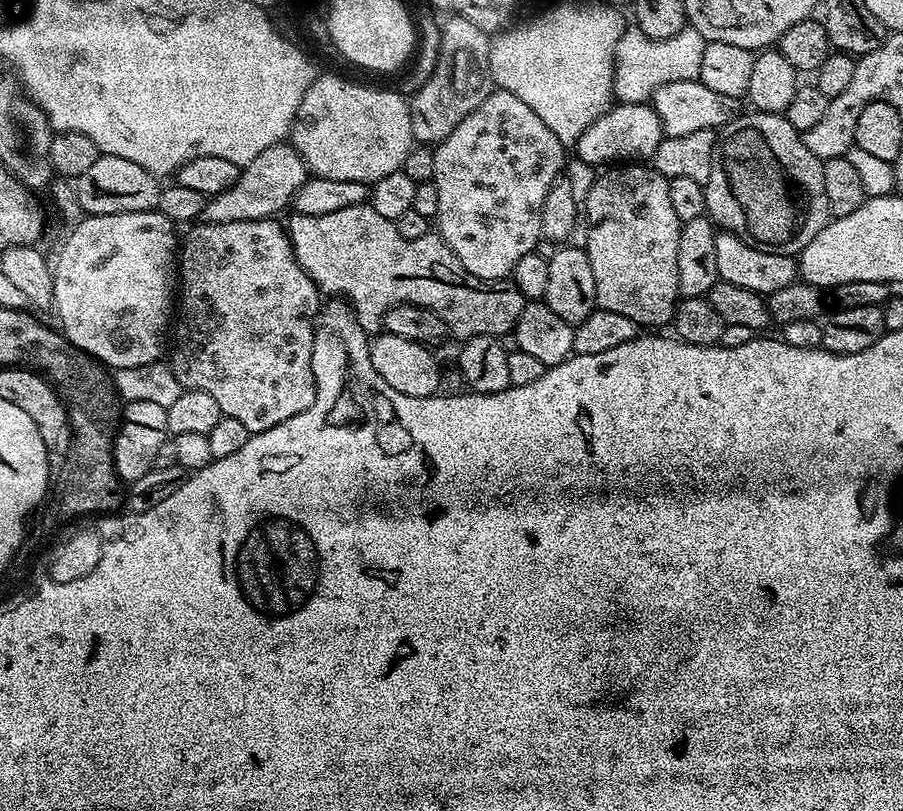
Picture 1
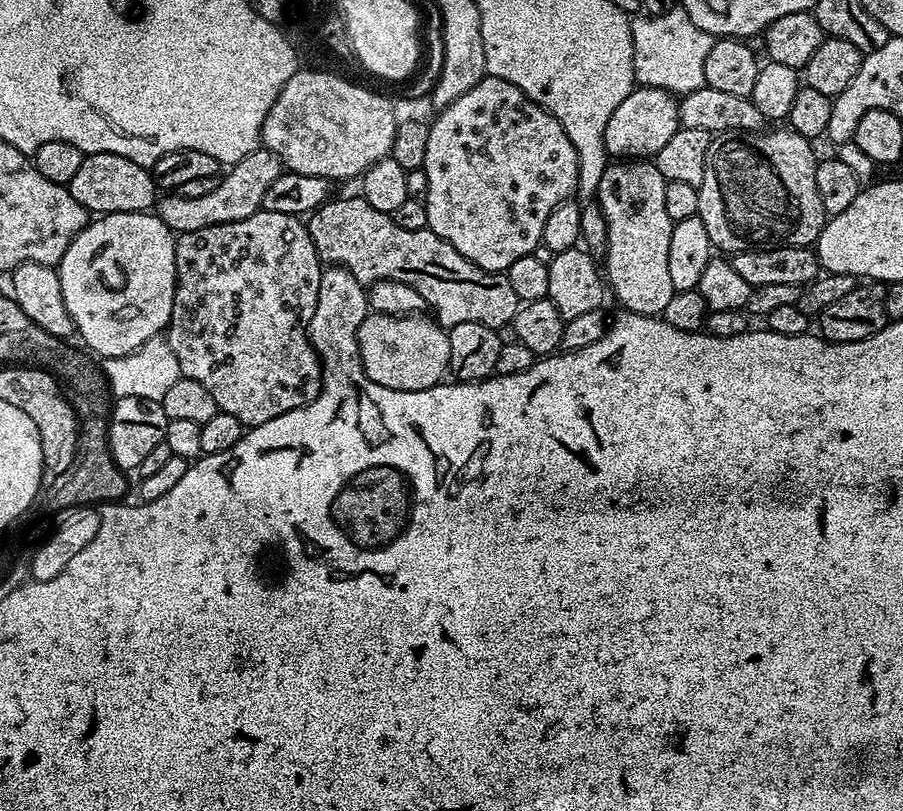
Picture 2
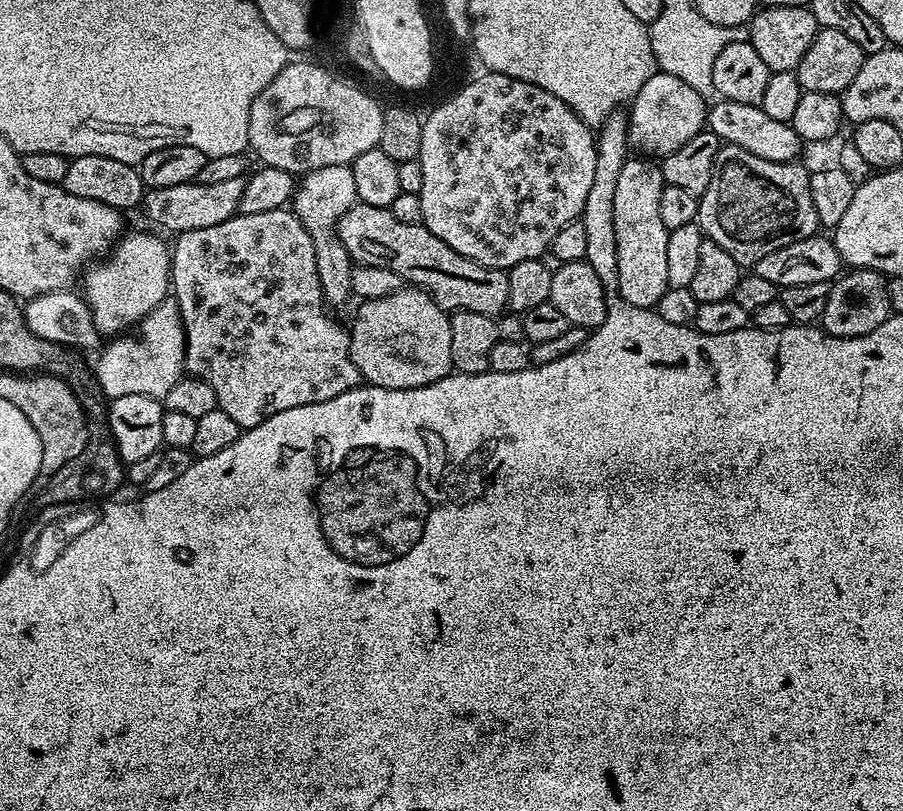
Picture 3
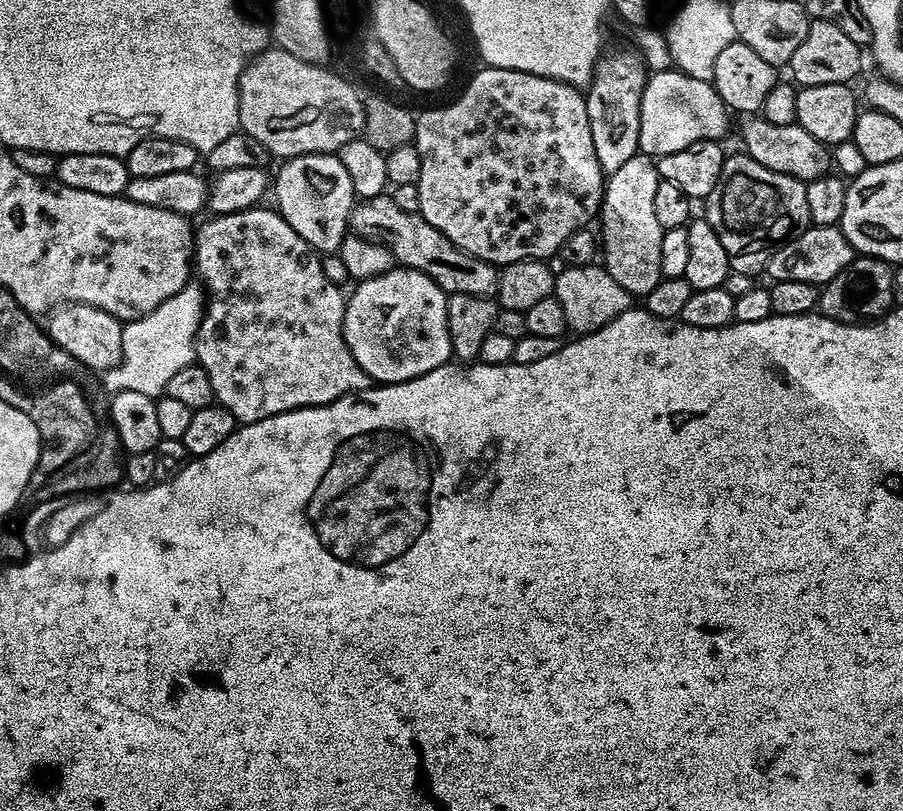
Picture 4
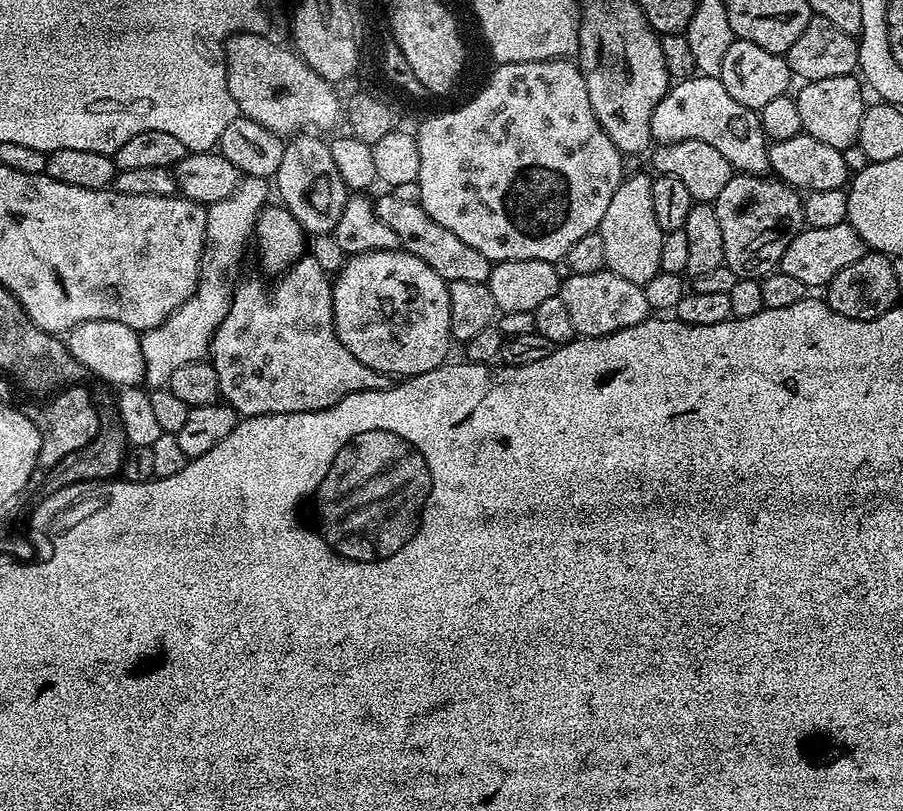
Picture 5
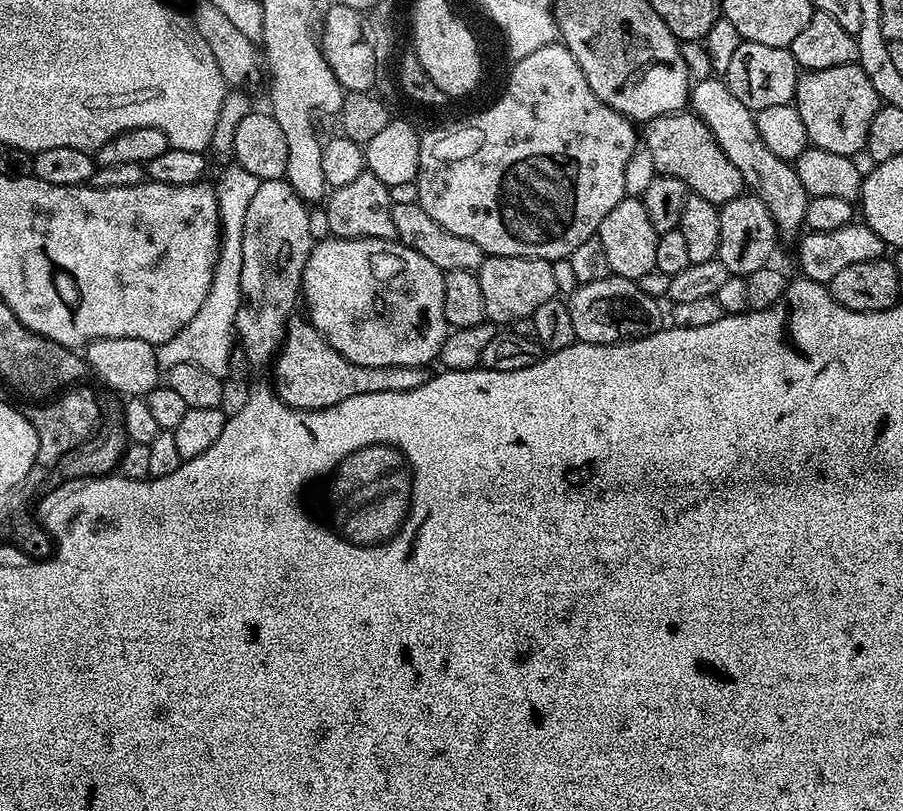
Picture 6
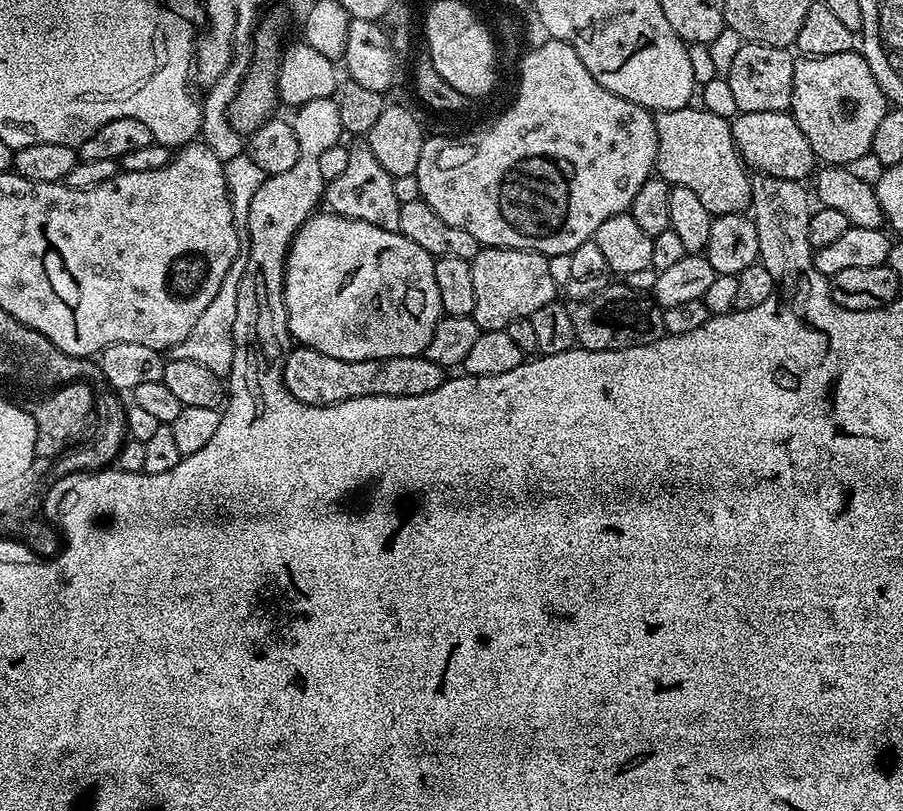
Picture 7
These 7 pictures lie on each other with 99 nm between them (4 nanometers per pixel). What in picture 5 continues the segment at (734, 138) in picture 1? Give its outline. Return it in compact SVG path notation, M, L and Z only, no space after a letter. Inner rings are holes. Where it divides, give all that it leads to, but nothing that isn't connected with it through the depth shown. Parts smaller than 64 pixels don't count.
M733 174L722 194L718 194L714 207L722 229L725 265L742 280L767 276L779 265L782 254L786 254L786 246L806 227L801 193L767 175Z

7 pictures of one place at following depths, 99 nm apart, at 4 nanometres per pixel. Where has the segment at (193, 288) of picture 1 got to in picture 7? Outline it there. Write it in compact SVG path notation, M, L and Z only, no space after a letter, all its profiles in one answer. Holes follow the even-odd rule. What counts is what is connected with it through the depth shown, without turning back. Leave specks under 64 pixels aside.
M296 346L284 357L284 381L290 394L294 394L298 402L313 404L315 408L367 396L430 394L430 390L438 390L445 379L445 368L424 354L385 360L343 360L330 358L313 348Z

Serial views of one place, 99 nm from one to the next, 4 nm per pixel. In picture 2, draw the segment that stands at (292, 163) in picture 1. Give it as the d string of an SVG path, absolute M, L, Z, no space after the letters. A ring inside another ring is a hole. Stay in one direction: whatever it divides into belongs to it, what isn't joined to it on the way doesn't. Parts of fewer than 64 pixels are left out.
M259 146L236 164L231 165L220 176L218 186L210 194L199 198L186 198L179 194L164 194L159 197L155 205L155 215L171 232L193 232L206 230L206 226L218 226L226 222L242 222L242 218L250 218L250 214L261 211L266 190L274 186L274 178L278 178L282 171L279 158L269 148Z

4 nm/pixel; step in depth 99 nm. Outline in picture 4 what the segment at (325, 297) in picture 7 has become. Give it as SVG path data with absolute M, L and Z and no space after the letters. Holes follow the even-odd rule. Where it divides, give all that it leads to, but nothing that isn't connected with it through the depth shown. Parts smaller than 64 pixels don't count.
M393 266L386 274L361 280L355 287L344 305L346 346L350 346L350 354L358 366L362 366L362 370L366 370L366 374L377 385L401 384L413 380L422 374L430 374L430 370L453 359L446 314L448 296L426 274L413 268Z

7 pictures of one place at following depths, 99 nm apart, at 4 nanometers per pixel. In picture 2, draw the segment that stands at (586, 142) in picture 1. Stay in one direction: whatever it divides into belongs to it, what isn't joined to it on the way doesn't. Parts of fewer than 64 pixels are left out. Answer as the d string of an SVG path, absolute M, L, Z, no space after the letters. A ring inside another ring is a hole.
M638 86L607 122L604 147L616 158L652 158L670 142L679 127L679 101L675 95L662 88Z

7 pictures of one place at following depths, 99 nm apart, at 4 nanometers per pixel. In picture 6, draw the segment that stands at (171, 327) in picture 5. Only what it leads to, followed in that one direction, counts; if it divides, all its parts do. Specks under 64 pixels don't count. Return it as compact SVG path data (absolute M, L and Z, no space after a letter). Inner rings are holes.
M224 212L224 219L220 221L220 253L206 302L202 302L202 310L198 310L198 314L194 314L194 318L174 334L174 338L156 348L156 360L161 369L166 370L175 364L193 364L202 366L202 370L210 370L210 374L215 376L227 377L228 367L232 364L236 315L240 305L242 226L245 222L246 212Z

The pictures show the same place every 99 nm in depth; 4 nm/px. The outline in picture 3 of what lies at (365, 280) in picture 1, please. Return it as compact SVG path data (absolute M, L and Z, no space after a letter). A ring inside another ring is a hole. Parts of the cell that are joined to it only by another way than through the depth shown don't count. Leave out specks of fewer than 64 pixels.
M353 204L336 223L336 233L356 264L382 266L400 276L401 281L420 288L432 297L434 303L451 314L474 310L474 314L499 317L508 308L510 282L503 268L482 266L458 250L450 250L442 238L430 234L423 223L398 222L387 208Z

